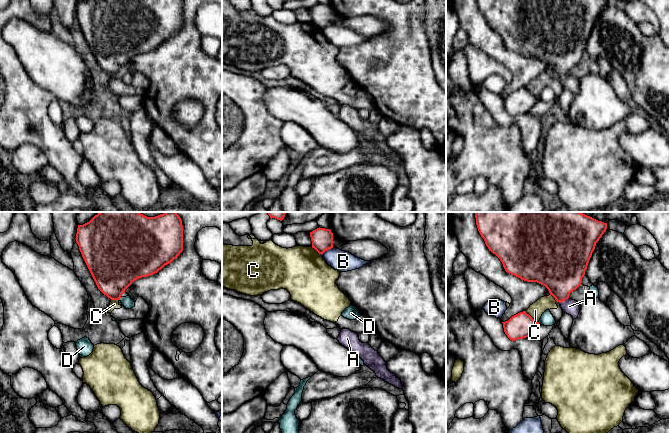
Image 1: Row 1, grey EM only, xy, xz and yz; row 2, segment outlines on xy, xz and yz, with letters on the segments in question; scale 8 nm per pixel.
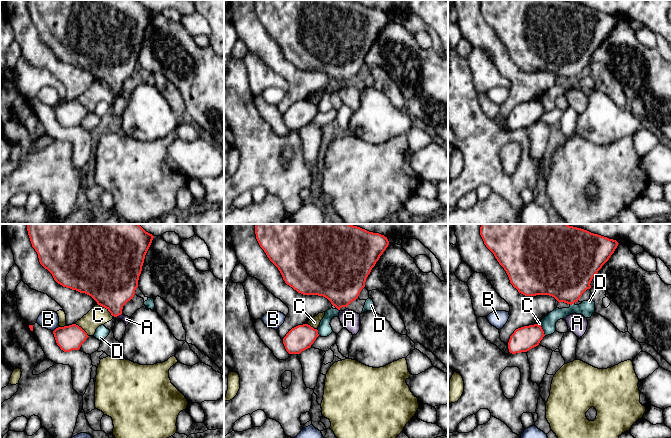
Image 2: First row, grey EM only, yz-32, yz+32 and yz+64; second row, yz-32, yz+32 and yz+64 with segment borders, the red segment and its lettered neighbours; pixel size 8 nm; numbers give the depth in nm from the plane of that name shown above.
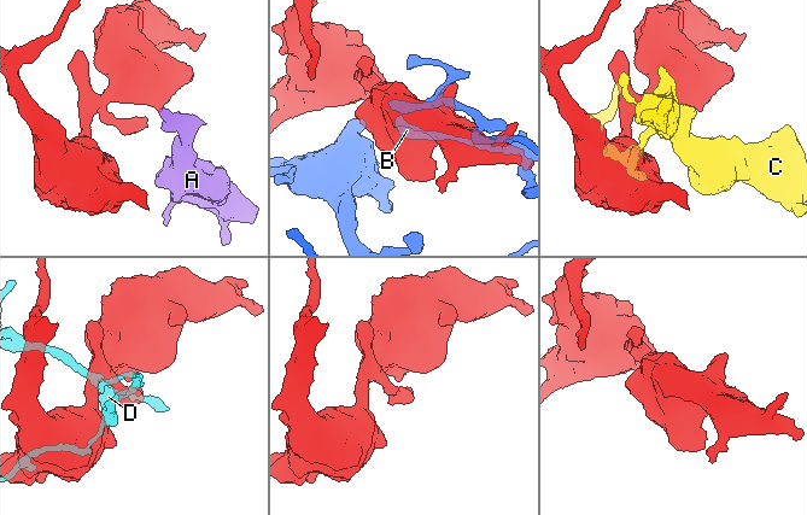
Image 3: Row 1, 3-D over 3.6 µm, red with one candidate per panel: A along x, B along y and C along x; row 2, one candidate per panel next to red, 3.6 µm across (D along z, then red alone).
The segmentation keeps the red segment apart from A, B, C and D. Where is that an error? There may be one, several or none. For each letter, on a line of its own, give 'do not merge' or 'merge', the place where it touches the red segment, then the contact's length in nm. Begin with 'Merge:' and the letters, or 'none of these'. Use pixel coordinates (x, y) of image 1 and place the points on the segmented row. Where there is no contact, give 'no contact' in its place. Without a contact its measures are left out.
Merge: A
A: merge; contact yz (564, 300); length 90 nm
B: do not merge; contact xz (326, 250); length 110 nm
C: do not merge; contact yz (531, 317); length 140 nm
D: do not merge; contact xy (120, 297); length 40 nm

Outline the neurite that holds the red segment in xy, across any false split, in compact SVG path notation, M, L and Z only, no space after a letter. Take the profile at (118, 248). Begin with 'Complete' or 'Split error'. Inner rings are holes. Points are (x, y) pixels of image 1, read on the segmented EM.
Complete. M99 212L89 222L78 225L75 239L98 289L111 300L120 300L135 280L157 273L180 255L183 251L183 225L176 212L155 217L140 212Z

